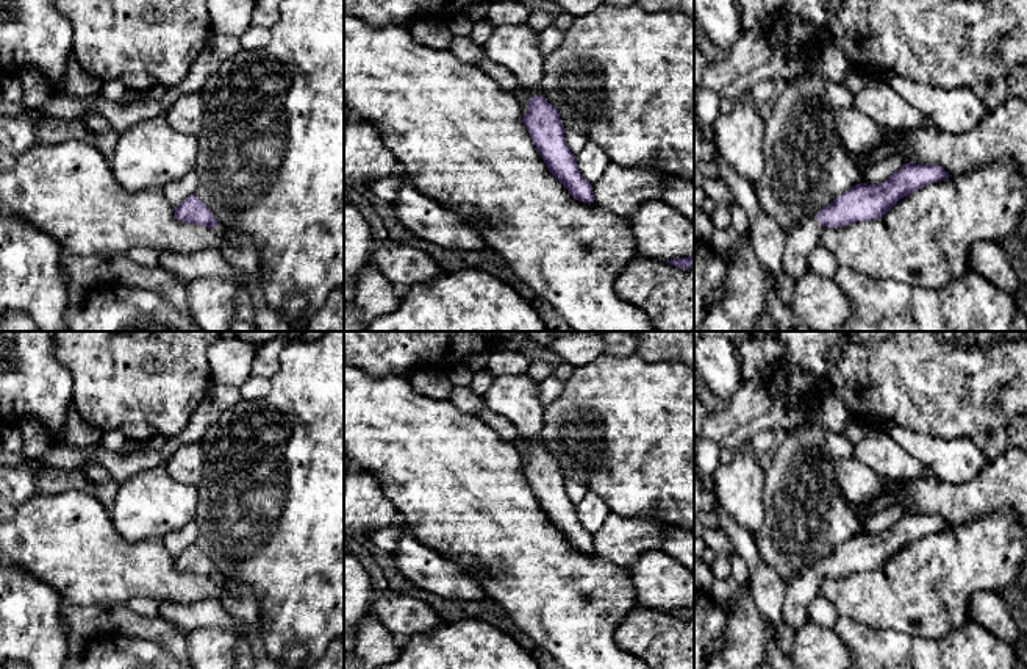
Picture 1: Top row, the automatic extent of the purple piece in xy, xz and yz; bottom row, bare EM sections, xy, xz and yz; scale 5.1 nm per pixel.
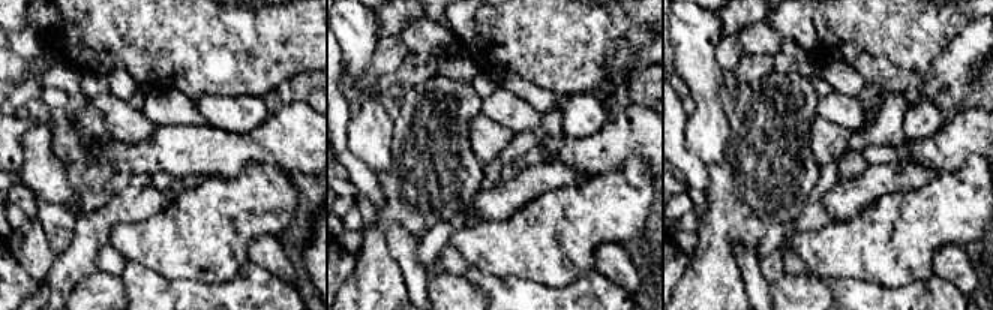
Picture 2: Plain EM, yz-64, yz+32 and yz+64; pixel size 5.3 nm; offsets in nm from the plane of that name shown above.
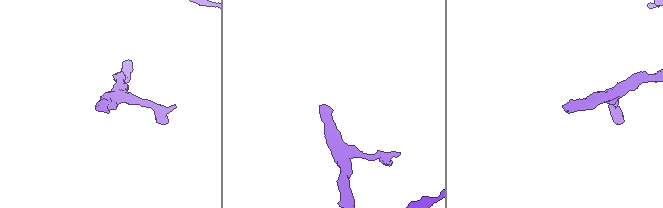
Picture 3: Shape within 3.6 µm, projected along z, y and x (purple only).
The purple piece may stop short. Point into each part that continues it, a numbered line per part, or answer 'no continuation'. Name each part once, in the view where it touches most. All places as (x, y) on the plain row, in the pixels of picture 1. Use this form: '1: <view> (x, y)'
1: yz (802, 588)

